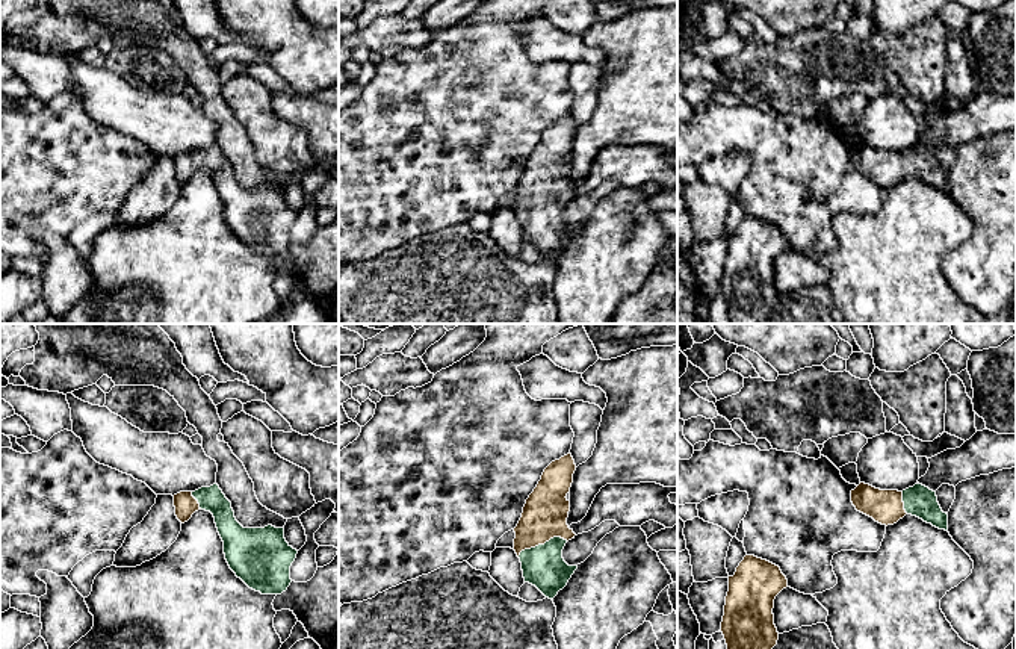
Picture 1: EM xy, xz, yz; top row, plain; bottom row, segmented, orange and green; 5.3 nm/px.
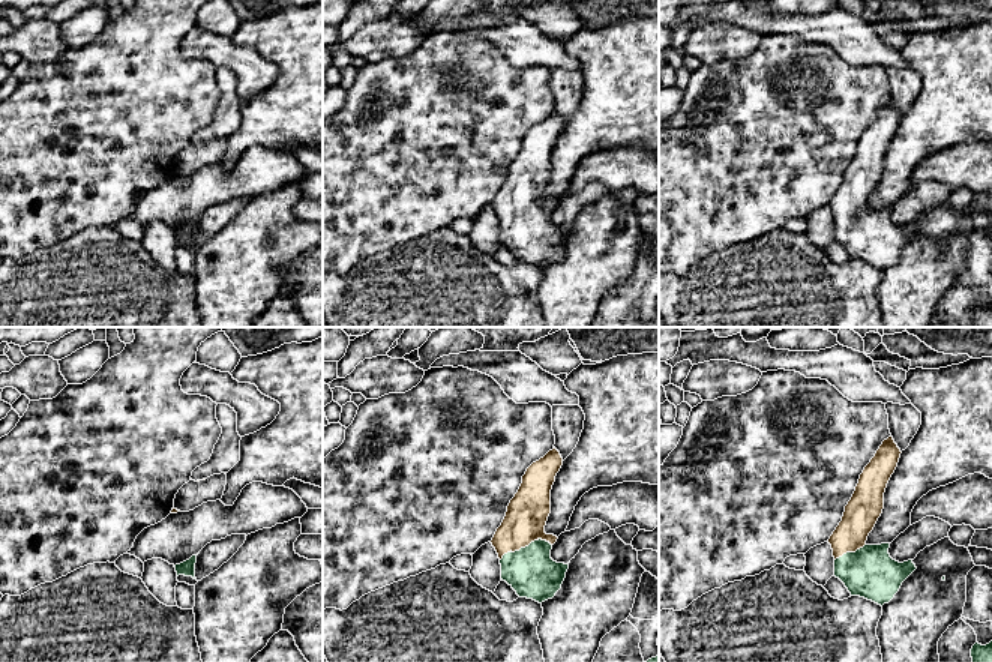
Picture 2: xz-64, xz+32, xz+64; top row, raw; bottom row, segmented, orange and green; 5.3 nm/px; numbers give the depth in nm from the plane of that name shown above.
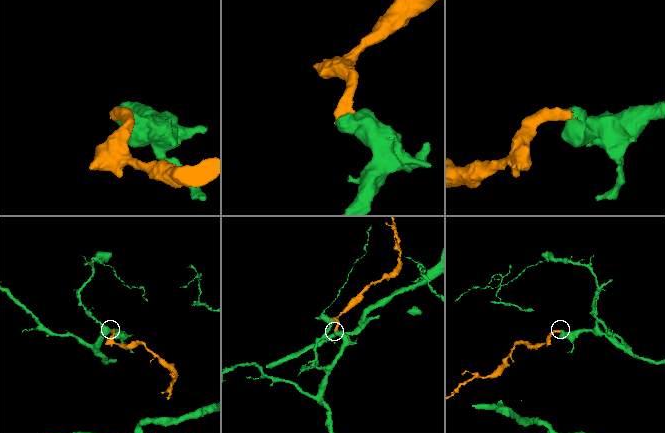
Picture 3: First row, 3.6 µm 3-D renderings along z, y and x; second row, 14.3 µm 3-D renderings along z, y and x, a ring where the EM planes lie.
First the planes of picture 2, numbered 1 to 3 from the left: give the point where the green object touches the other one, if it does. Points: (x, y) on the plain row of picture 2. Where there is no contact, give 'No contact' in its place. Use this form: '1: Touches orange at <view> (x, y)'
1: No contact
2: Touches orange at xz+32 (517, 213)
3: Touches orange at xz+64 (850, 215)

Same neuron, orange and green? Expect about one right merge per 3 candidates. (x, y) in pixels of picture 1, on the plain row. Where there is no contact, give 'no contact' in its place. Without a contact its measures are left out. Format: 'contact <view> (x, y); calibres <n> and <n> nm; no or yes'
contact xz (542, 204); calibres 240 and 220 nm; yes

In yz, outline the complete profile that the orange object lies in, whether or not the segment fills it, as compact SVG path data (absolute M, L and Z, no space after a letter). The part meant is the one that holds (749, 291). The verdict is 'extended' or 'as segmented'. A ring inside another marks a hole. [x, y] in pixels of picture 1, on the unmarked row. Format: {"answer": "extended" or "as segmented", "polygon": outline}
{"answer": "as segmented", "polygon": "M745 216L729 238L721 293L730 324L762 324L777 306L774 260L788 248L780 228Z"}

